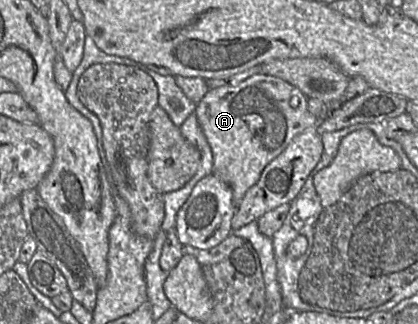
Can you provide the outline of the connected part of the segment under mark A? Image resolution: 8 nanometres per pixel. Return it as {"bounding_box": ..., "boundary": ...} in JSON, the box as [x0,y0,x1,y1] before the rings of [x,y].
{"bounding_box":[194,74,319,205],"boundary":[[[255,74],[246,80],[240,82],[237,85],[222,86],[219,88],[210,89],[200,102],[196,104],[194,113],[196,114],[198,123],[201,130],[211,148],[213,156],[213,173],[225,182],[232,190],[233,199],[236,205],[241,201],[247,190],[252,187],[260,178],[260,175],[264,168],[279,154],[281,154],[295,136],[302,133],[306,129],[316,128],[319,124],[319,120],[308,111],[308,98],[295,86],[287,81],[266,74]]]}

